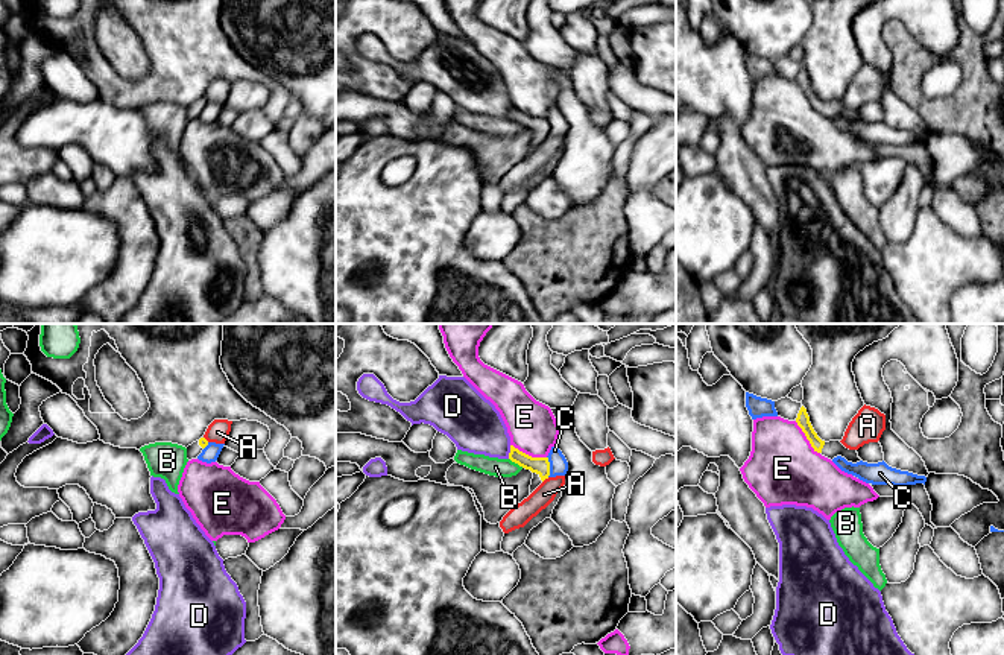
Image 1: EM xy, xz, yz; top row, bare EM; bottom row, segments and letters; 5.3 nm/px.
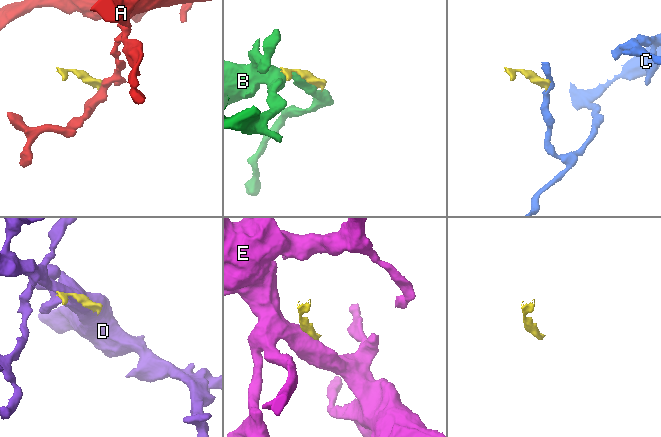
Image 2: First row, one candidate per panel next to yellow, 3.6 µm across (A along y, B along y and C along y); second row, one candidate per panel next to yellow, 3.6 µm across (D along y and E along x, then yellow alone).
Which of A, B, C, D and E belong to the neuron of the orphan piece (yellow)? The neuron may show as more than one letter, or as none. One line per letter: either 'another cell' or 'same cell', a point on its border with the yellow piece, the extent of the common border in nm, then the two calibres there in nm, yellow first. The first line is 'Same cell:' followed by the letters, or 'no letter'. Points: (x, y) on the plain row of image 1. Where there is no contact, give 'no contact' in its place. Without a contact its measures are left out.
Same cell: no letter
A: another cell; meets yellow in xz at (546, 137); contact 50 nm long; 90 nm thick on the yellow side, 110 nm on the other
B: another cell; meets yellow in xz at (517, 122); contact 90 nm long; 90 nm thick on the yellow side, 100 nm on the other
C: another cell; meets yellow in xz at (549, 126); contact 110 nm long; 90 nm thick on the yellow side, 100 nm on the other
D: another cell; meets yellow in xz at (511, 111); contact 70 nm long; 90 nm thick on the yellow side, 280 nm on the other
E: another cell; meets yellow in xz at (527, 114); contact 200 nm long; 90 nm thick on the yellow side, 260 nm on the other

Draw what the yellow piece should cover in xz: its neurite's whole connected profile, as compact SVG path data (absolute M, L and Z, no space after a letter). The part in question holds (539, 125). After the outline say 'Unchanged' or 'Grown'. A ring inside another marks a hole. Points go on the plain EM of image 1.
M510 105L509 119L533 132L530 153L550 135L548 117L532 117Z. Grown

